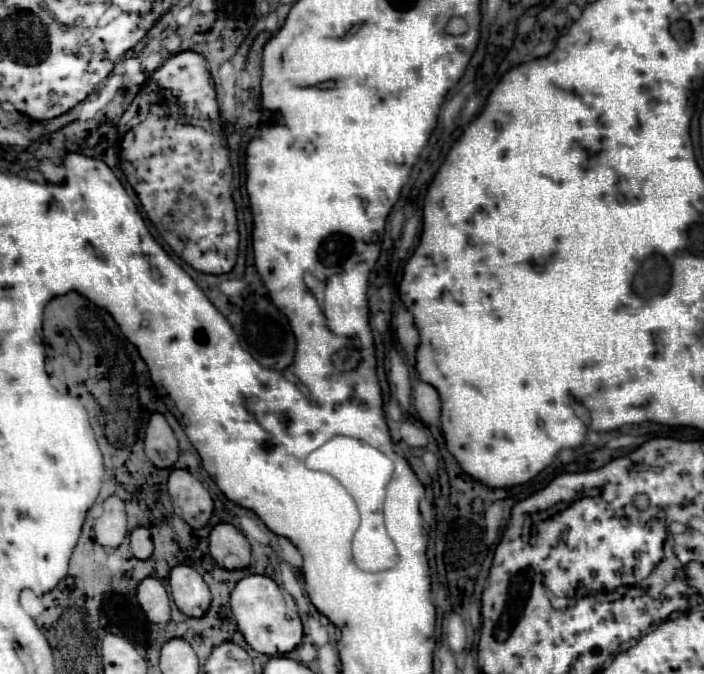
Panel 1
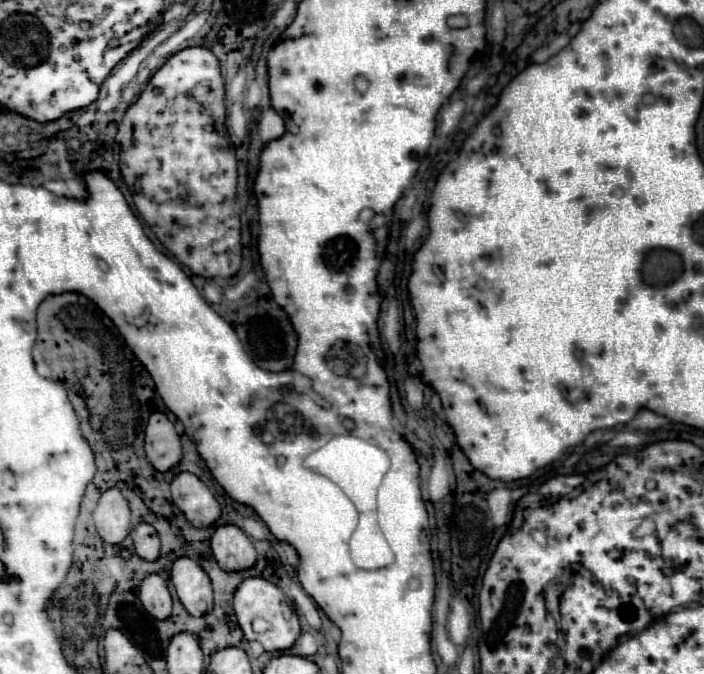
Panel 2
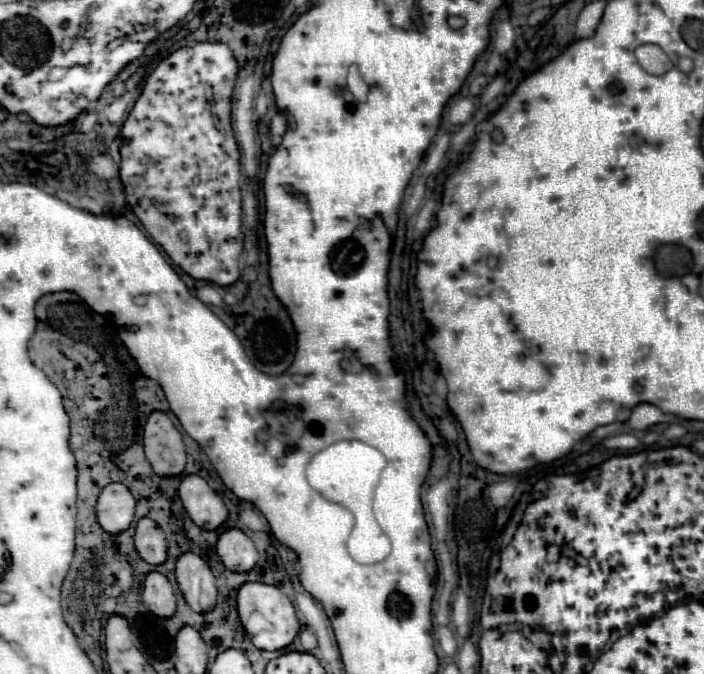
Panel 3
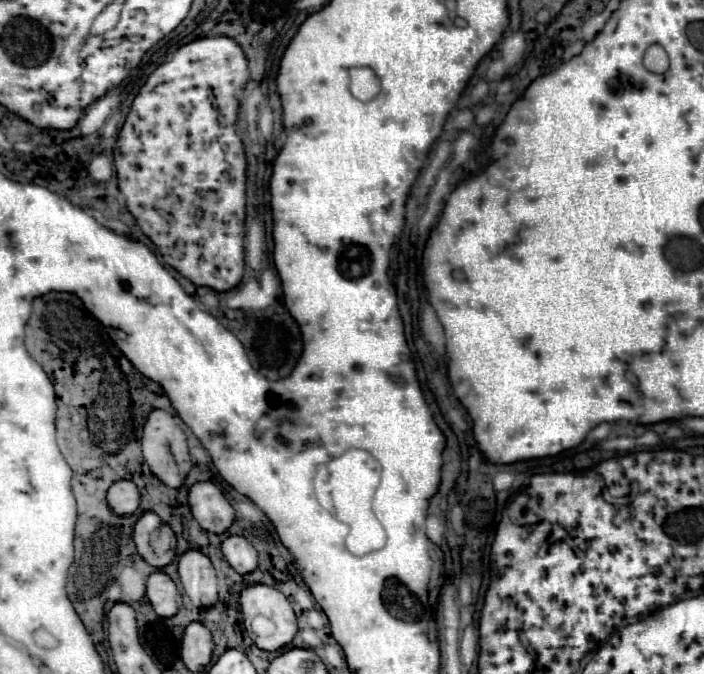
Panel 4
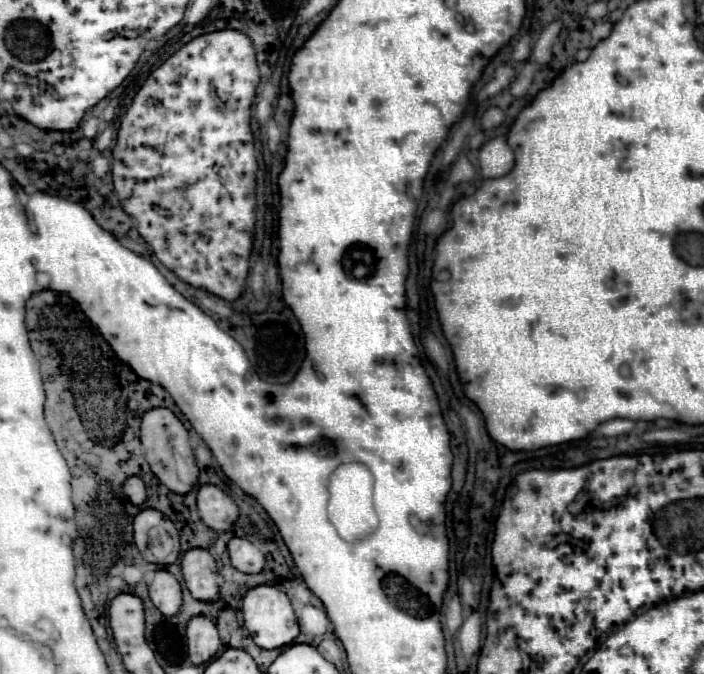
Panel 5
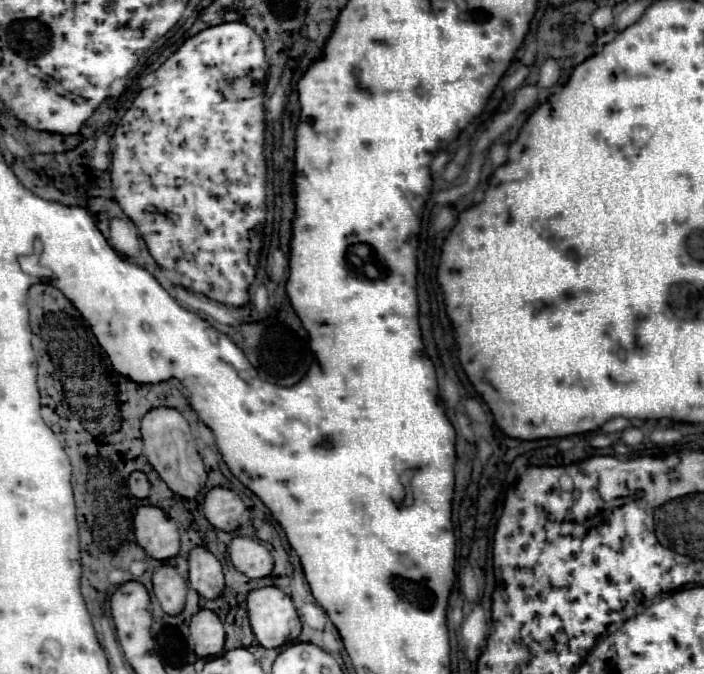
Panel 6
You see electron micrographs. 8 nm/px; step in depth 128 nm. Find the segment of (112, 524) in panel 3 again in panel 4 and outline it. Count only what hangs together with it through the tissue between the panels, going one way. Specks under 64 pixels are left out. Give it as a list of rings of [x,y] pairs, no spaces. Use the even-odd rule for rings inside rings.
[[[130,480],[114,482],[108,490],[108,504],[116,514],[122,514],[122,516],[136,512],[138,504],[140,504],[140,492],[138,492],[136,484]]]

